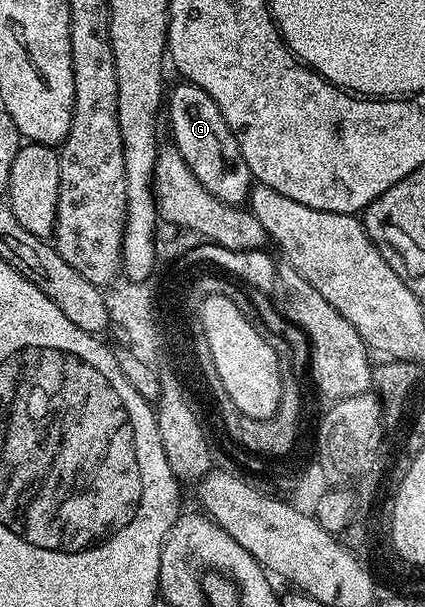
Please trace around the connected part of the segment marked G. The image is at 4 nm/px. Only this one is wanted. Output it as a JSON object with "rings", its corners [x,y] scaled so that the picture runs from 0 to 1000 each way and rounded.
{"rings":[[[438,132],[419,138],[424,142],[405,148],[400,143],[388,161],[388,194],[402,199],[400,232],[452,278],[454,290],[501,325],[534,339],[569,341],[595,311],[595,295],[586,270],[576,270],[576,257],[567,257],[553,219],[539,204],[529,204],[529,191],[520,191],[520,178],[511,178],[492,152]]]}

